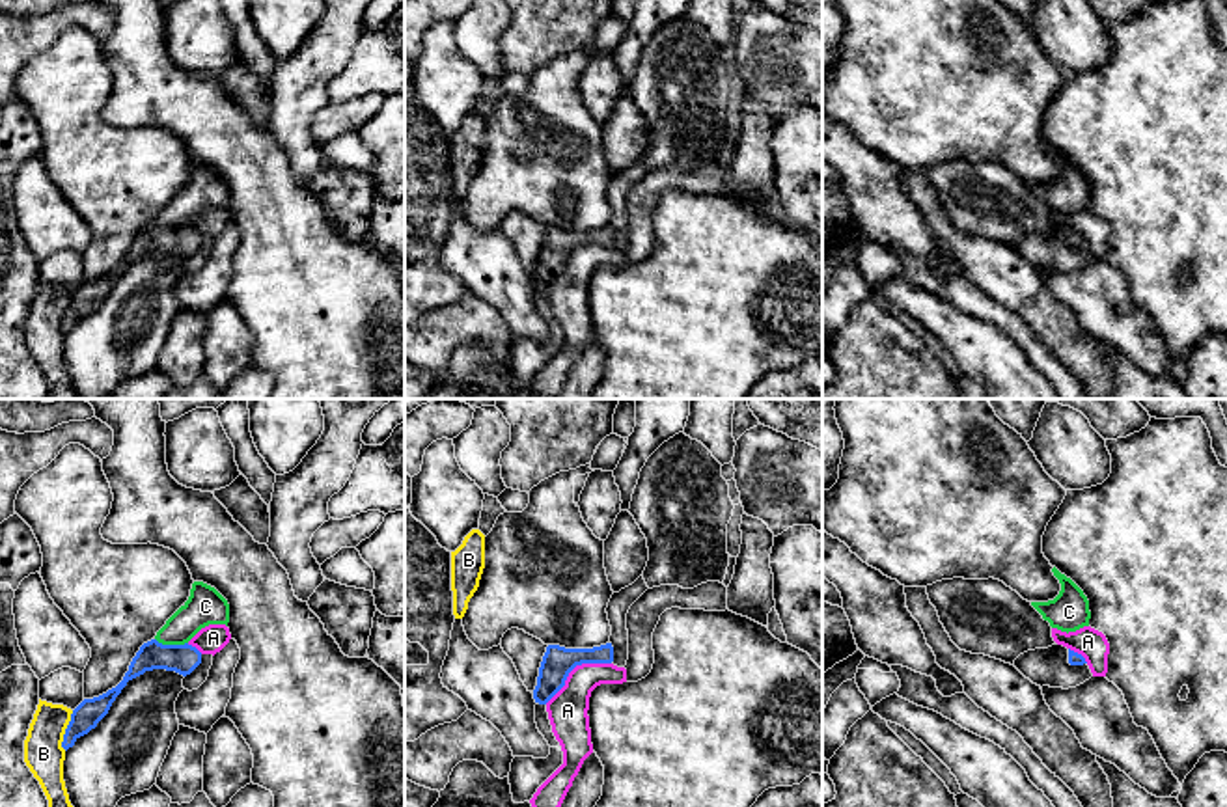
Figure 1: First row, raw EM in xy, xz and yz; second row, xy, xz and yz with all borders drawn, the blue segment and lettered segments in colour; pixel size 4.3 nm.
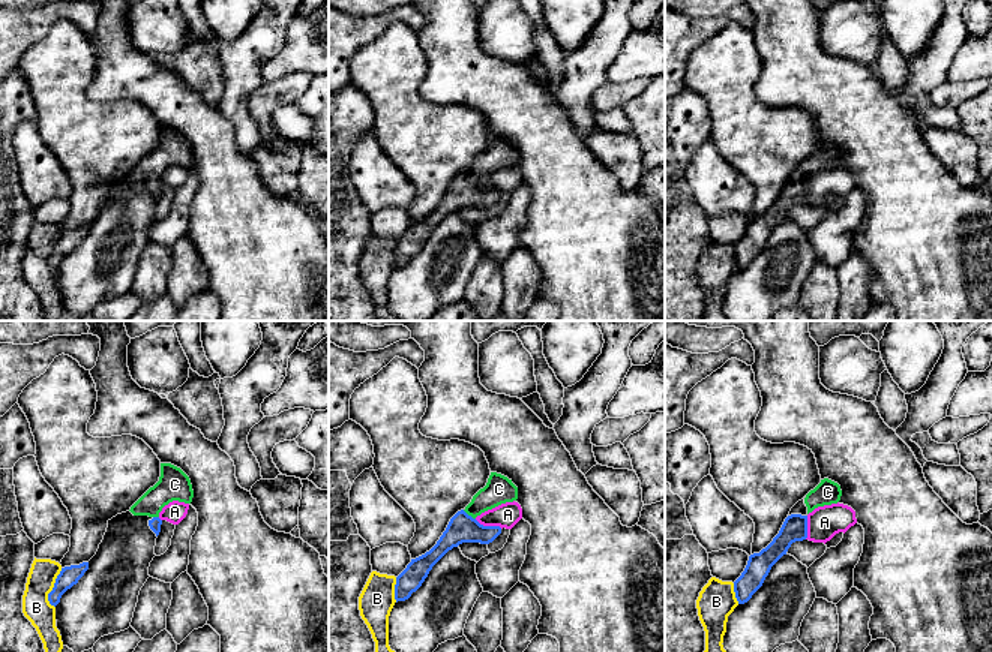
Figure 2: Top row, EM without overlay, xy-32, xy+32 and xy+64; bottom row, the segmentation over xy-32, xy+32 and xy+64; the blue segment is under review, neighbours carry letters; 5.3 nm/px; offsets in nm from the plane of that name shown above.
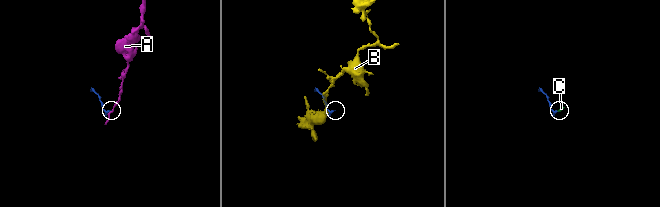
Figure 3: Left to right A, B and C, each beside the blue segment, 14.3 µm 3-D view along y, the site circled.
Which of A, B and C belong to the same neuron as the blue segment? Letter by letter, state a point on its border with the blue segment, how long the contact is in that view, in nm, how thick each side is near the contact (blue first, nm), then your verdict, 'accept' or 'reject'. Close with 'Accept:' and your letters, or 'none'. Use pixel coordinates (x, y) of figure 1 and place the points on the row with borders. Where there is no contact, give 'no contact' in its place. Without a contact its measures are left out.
A: meets blue in xz at (575, 666); contact 340 nm long; 140 nm thick on the blue side, 180 nm on the other; reject
B: meets blue in xy at (66, 731); contact 180 nm long; 120 nm thick on the blue side, 170 nm on the other; reject
C: meets blue in xy at (172, 645); contact 150 nm long; 130 nm thick on the blue side, 160 nm on the other; accept
Accept: C

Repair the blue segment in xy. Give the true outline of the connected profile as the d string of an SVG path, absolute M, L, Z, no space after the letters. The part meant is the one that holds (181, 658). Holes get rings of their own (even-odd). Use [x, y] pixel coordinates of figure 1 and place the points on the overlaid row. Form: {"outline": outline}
{"outline": "M194 581L188 600L166 621L157 636L144 643L132 658L123 680L106 693L84 699L71 714L62 747L67 751L108 714L129 680L153 669L190 675L201 663L201 652L188 641L209 624L229 622L227 600L211 585Z"}

